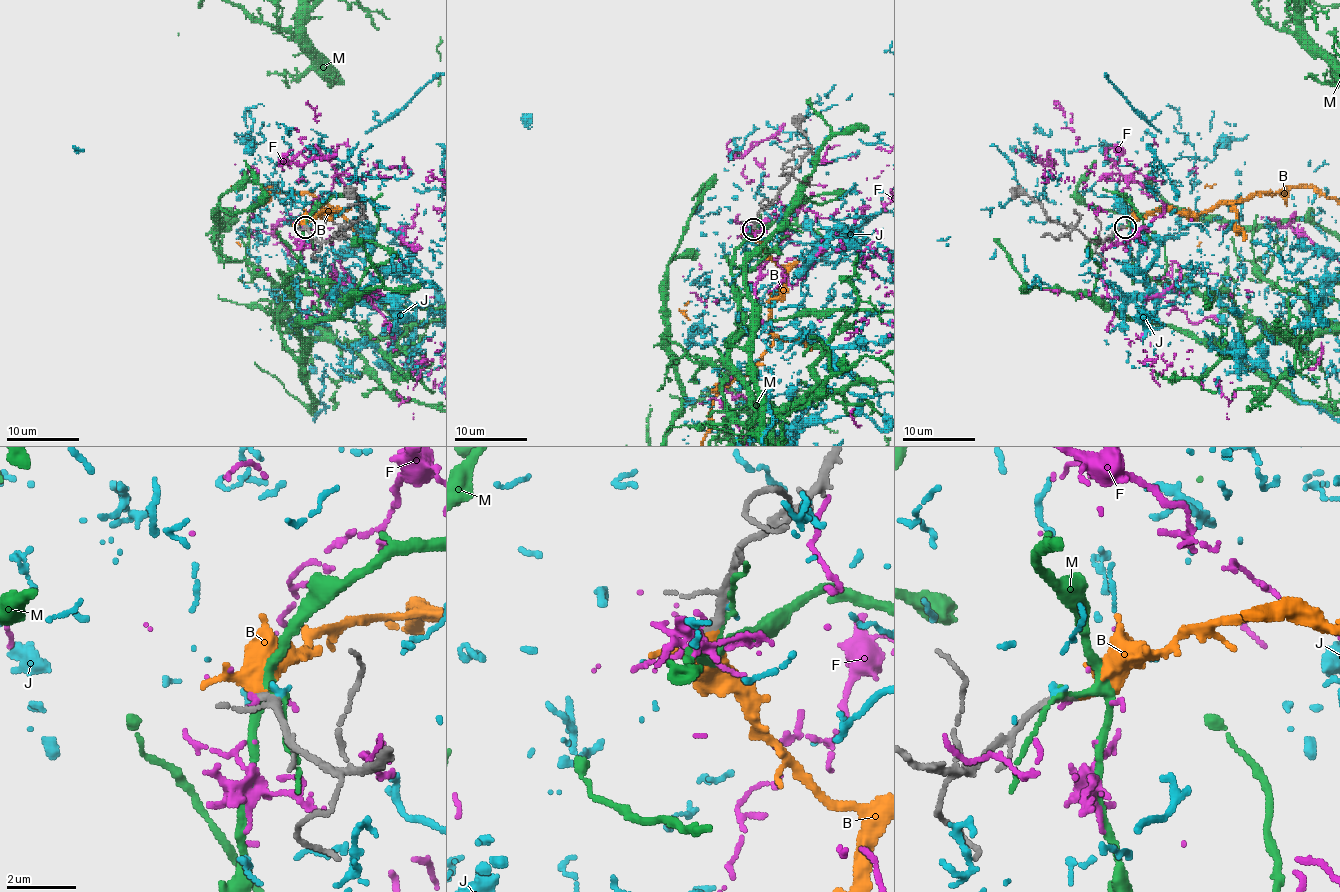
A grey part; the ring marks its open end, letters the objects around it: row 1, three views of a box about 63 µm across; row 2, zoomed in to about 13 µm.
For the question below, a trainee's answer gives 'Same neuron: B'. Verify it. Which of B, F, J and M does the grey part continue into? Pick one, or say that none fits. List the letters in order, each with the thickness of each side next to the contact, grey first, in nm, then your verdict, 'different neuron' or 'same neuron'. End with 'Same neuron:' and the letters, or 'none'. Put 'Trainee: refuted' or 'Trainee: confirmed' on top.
Trainee: confirmed
B: calibres 180 and 340 nm; same neuron
F: calibres 180 and 120 nm; different neuron
J: calibres 220 and 150 nm; different neuron
M: calibres 220 and 150 nm; different neuron
Same neuron: B

